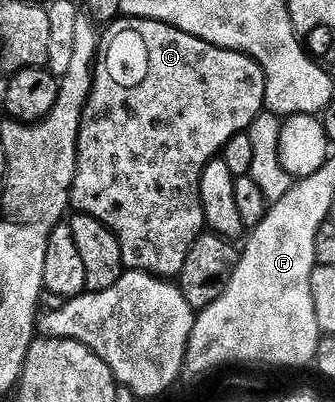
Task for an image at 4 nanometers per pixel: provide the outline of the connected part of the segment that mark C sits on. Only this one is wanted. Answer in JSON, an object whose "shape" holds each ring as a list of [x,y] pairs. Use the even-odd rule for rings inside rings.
{"shape":[[[119,17],[109,24],[100,35],[100,54],[94,71],[94,88],[88,105],[82,114],[82,124],[78,134],[78,164],[74,174],[74,184],[70,190],[70,207],[75,212],[96,217],[120,241],[123,268],[131,271],[144,271],[160,279],[173,280],[184,269],[192,245],[204,234],[206,218],[200,197],[200,181],[204,169],[222,154],[222,150],[232,141],[234,135],[246,133],[256,117],[266,107],[266,74],[262,63],[255,56],[241,49],[229,51],[212,45],[192,33],[184,33],[167,23],[155,19],[127,19]]]}

